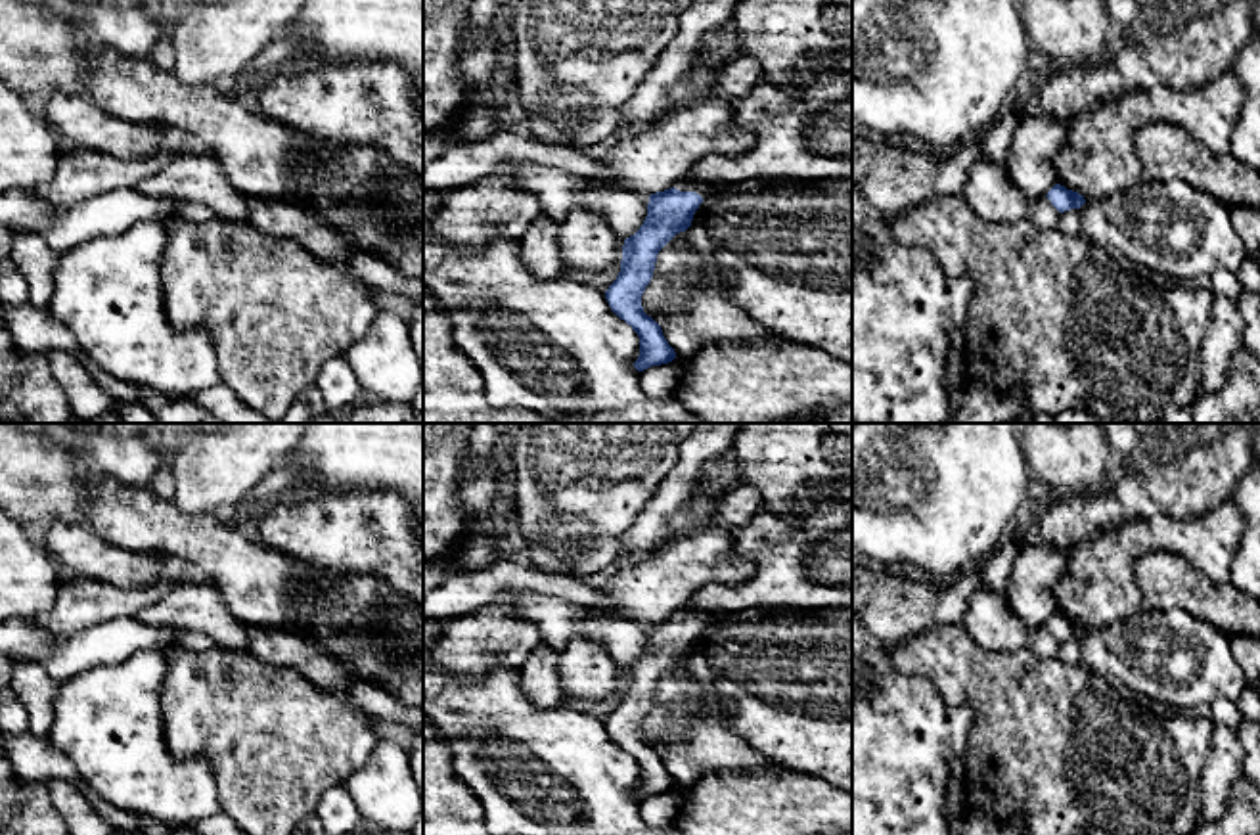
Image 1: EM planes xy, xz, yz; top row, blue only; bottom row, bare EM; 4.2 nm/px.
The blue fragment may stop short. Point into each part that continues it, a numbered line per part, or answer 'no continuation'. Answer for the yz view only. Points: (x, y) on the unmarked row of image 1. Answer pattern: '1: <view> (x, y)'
1: yz (1044, 644)

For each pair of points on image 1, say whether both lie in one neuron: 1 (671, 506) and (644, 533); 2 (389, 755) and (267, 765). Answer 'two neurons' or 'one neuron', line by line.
1: one neuron
2: two neurons

